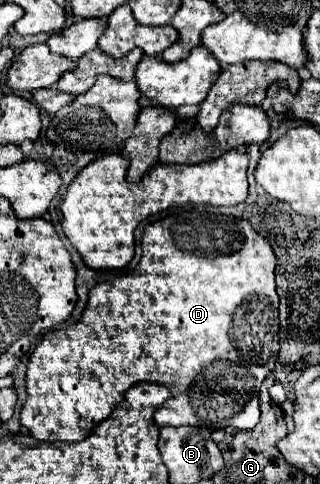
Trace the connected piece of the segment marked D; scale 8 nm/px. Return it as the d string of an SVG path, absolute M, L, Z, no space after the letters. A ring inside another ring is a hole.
M186 207L182 211L176 211L168 215L166 219L160 219L156 223L150 223L144 229L142 237L142 259L136 267L128 269L126 273L98 283L96 287L90 289L90 299L88 305L80 317L80 321L72 327L66 329L54 329L48 331L34 353L30 355L28 361L28 371L26 371L26 393L28 399L22 407L20 413L20 423L28 429L28 433L38 439L38 441L64 441L64 443L78 443L84 441L96 423L102 423L108 419L110 411L114 405L122 399L124 391L132 387L134 383L140 381L150 381L150 383L162 383L168 389L172 389L172 399L166 399L154 413L154 423L158 427L166 425L196 425L196 427L208 427L208 429L224 429L224 427L236 427L236 429L254 429L258 419L260 419L260 407L258 407L258 389L266 375L274 369L278 351L280 351L280 323L278 323L278 293L276 293L276 283L274 283L274 269L276 269L276 255L272 245L258 235L248 221L244 221L240 215L234 215L232 209L220 209L220 207ZM242 305L242 319L234 319L236 309Z

